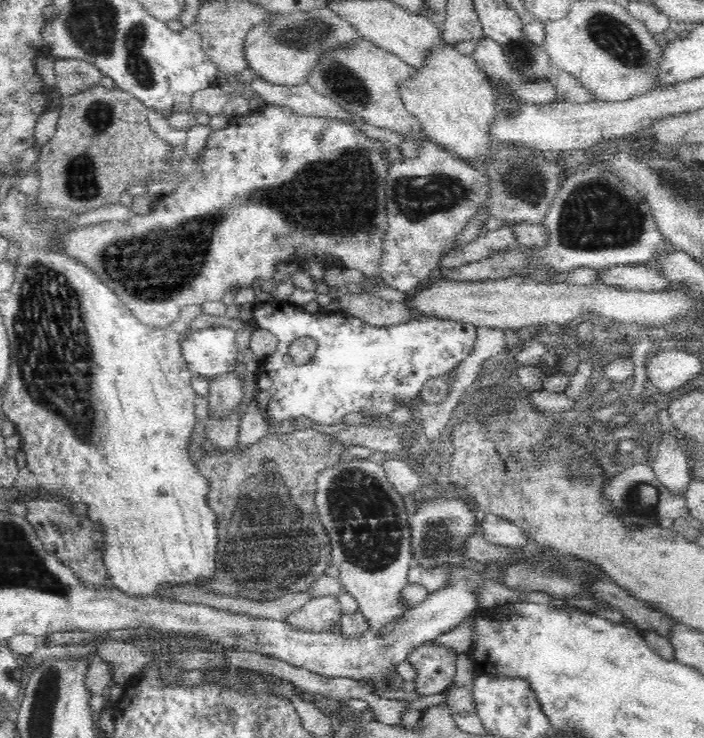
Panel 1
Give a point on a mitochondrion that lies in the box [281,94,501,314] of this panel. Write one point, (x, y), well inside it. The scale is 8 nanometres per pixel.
(415, 196)

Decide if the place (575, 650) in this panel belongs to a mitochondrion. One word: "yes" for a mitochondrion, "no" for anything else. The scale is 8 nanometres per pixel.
no

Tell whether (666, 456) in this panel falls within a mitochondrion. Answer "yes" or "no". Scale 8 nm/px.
no

